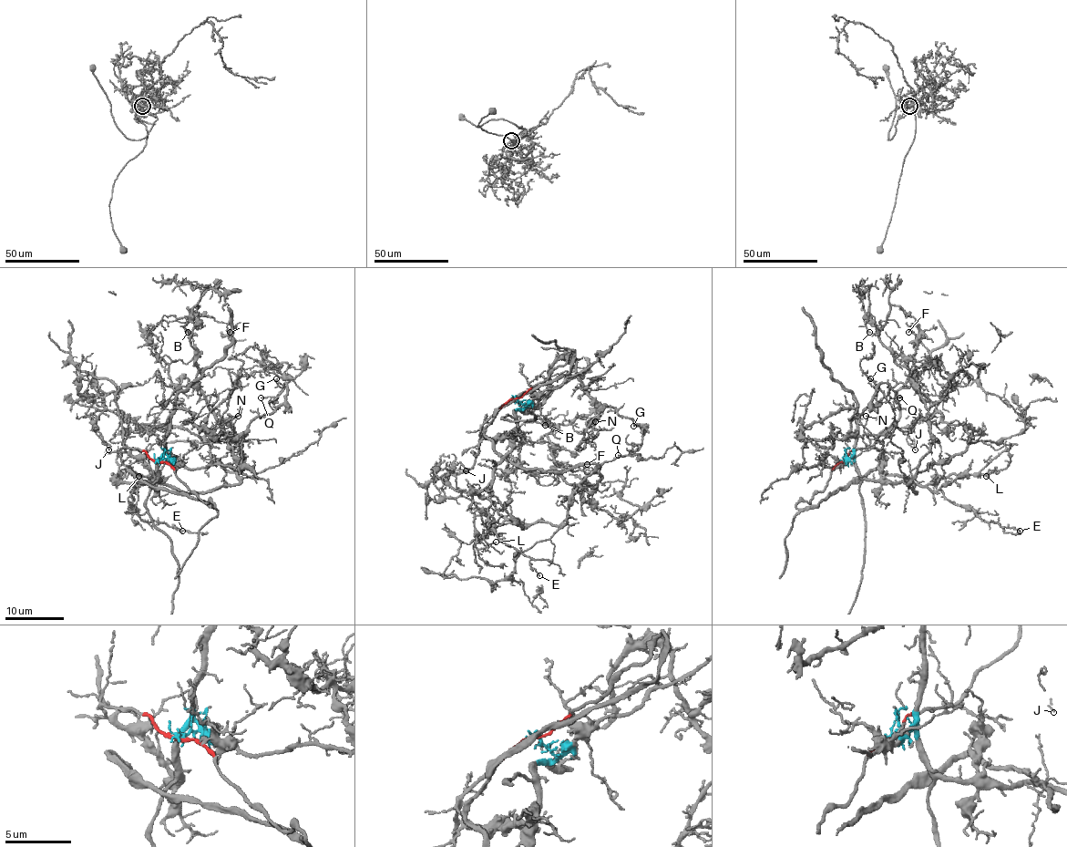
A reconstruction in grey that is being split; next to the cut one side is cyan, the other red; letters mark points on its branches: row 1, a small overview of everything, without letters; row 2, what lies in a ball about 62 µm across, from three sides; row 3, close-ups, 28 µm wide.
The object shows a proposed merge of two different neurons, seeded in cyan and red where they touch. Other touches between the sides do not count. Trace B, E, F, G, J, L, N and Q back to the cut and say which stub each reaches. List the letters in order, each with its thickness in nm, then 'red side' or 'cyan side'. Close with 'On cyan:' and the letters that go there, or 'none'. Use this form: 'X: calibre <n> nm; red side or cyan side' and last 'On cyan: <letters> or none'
B: calibre 140 nm; red side
E: calibre 140 nm; cyan side
F: calibre 110 nm; red side
G: calibre 110 nm; cyan side
J: calibre 100 nm; red side
L: calibre 160 nm; cyan side
N: calibre 130 nm; cyan side
Q: calibre 110 nm; cyan side
On cyan: E, G, L, N, Q

